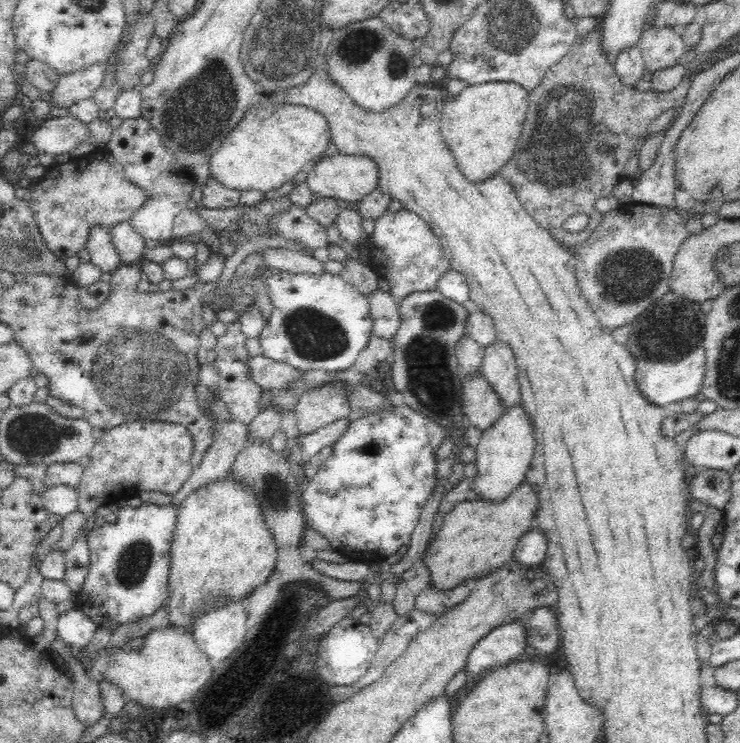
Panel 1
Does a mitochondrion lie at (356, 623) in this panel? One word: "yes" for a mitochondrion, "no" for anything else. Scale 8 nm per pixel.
no

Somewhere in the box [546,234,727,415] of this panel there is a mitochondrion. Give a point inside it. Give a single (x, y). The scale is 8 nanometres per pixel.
(627, 276)

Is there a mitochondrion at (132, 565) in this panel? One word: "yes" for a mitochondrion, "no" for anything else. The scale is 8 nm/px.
yes

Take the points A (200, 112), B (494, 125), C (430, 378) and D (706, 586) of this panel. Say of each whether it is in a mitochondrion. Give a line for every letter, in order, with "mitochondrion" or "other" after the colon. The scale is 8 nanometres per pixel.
A: mitochondrion
B: other
C: mitochondrion
D: other

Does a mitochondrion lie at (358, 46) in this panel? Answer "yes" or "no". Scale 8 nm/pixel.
yes

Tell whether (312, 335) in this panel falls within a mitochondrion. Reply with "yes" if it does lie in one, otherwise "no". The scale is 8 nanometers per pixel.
yes

